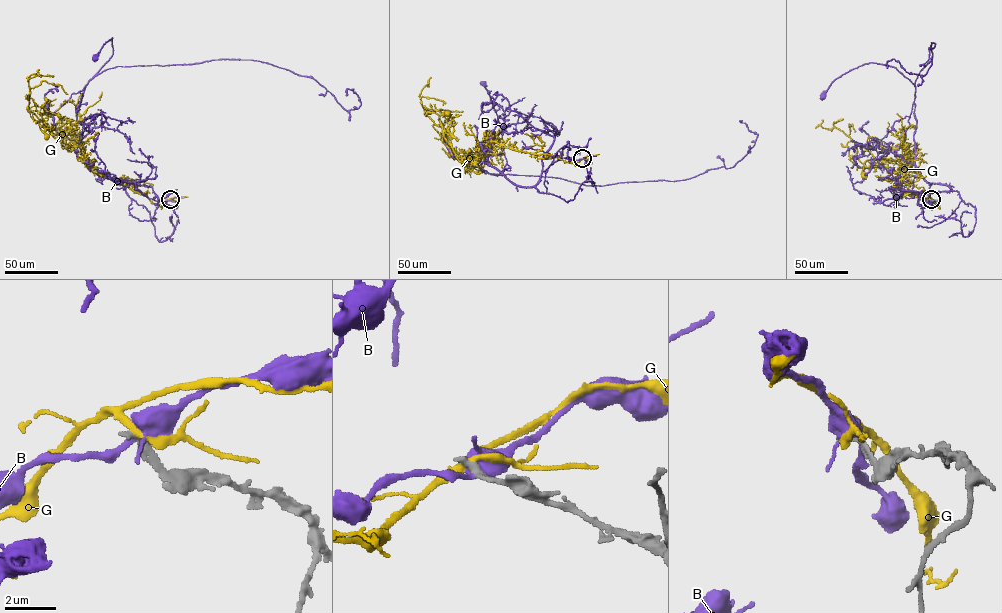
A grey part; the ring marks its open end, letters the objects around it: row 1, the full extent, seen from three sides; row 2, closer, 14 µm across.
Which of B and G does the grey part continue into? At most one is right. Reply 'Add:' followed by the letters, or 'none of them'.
Add: none of them

